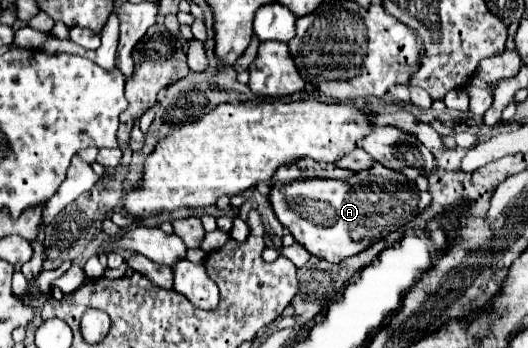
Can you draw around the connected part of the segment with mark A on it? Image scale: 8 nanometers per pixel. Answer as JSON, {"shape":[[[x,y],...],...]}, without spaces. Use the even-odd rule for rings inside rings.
{"shape":[[[373,165],[373,169],[357,171],[347,181],[335,179],[305,179],[269,189],[269,203],[275,217],[291,231],[311,255],[339,263],[345,257],[357,255],[375,241],[387,237],[393,229],[409,223],[431,201],[429,191],[419,191],[413,181],[395,169]]]}

